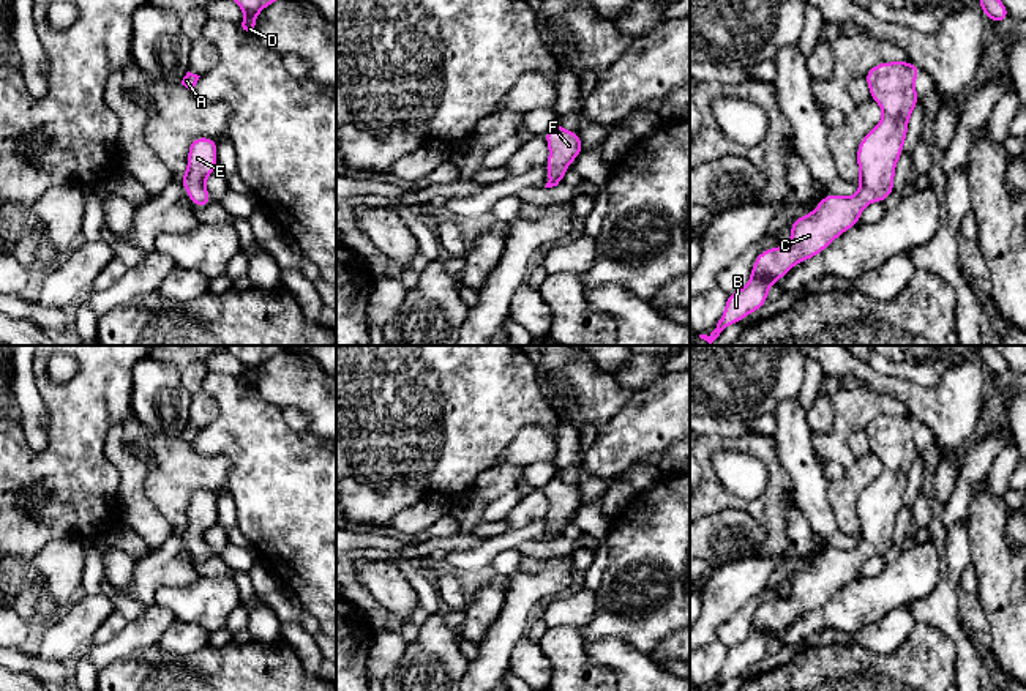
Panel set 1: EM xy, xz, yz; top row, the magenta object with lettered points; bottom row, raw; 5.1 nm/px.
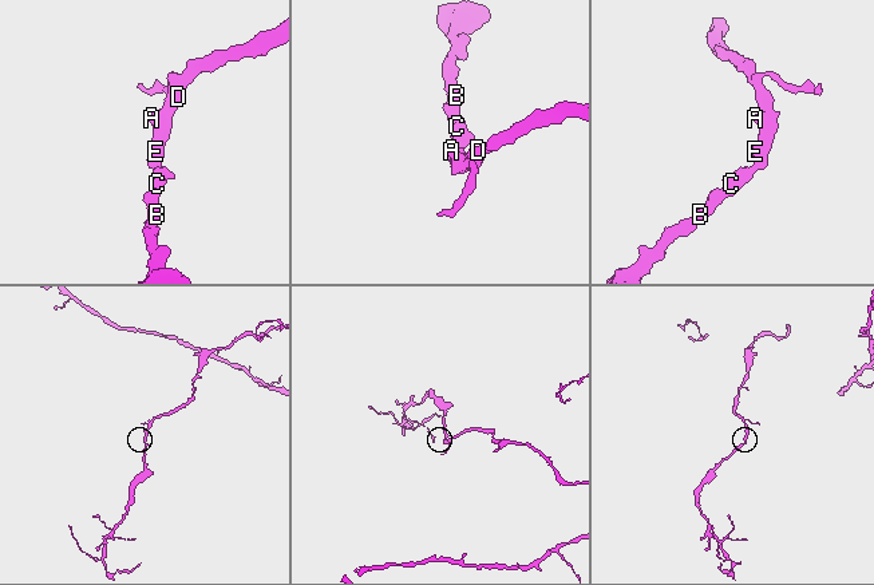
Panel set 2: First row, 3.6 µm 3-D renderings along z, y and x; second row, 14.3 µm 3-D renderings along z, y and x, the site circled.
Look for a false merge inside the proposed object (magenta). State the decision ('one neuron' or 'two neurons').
one neuron

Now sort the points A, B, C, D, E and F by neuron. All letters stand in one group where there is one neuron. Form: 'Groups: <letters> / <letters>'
Groups: A B C D E F

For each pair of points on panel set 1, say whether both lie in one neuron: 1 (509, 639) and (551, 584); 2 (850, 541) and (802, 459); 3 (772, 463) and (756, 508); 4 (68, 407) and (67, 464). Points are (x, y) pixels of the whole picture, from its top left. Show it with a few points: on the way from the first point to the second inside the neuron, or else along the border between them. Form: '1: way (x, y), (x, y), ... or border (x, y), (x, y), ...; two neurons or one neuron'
1: way (512, 623), (515, 611), (535, 590); one neuron
2: way (827, 526), (813, 504), (808, 481); one neuron
3: way (775, 474), (775, 489), (767, 497); one neuron
4: way (68, 422), (68, 450); one neuron

